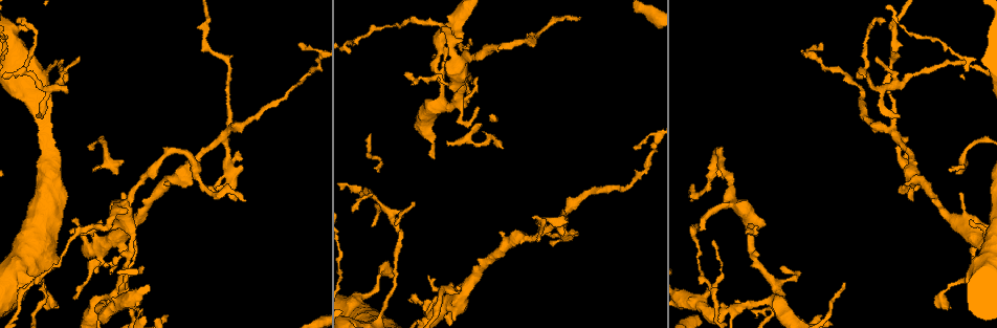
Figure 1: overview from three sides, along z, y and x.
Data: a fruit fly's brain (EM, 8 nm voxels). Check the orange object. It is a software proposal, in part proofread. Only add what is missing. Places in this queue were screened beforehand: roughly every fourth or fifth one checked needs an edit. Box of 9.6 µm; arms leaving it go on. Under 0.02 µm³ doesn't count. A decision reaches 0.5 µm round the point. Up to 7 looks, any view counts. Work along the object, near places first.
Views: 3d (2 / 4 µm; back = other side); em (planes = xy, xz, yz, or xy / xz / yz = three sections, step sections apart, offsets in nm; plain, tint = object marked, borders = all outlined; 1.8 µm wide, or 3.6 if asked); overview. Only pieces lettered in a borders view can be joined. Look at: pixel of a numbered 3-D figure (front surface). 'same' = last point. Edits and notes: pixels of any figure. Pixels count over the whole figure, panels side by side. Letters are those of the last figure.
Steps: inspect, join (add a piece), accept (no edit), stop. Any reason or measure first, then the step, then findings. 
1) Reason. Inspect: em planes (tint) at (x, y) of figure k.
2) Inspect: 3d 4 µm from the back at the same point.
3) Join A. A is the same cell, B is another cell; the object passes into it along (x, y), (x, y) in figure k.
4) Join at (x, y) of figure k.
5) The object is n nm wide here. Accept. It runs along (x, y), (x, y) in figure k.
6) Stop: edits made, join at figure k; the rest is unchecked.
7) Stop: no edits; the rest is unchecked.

Tapers out. Inspect: em xz step 8 (borders) at (458, 289) of figure 1.

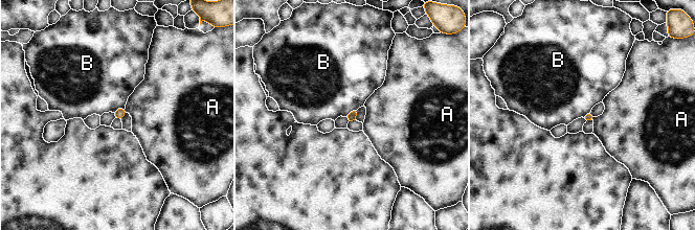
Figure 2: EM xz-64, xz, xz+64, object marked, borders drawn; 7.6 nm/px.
Inspect: em planes (borders) at the same point.

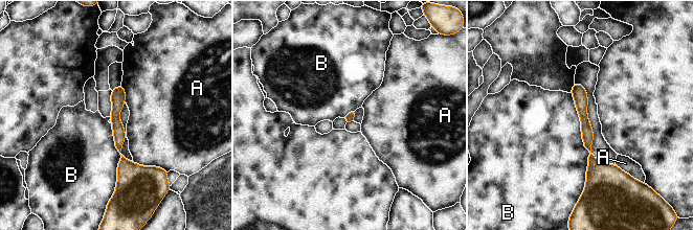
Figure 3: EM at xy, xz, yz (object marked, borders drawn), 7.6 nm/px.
Accept. A and B are other cells; a border runs along (571, 92), (589, 153), (584, 189) in figure 3; no lettered piece goes on from it.

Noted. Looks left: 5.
Free end. Inspect: em 3.6 µm planes (borders) at (390, 276) of figure 1.

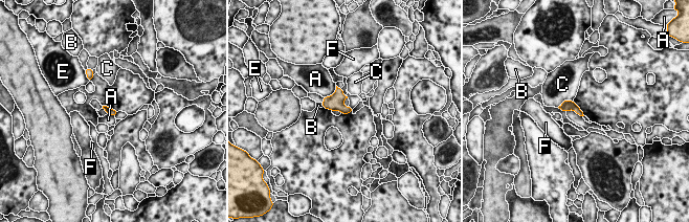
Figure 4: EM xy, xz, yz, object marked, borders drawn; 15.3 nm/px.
Accept. A, B, C, E and F are other cells; a border runs along (336, 86), (333, 93), (324, 97) in figure 4; no lettered piece goes on from it.

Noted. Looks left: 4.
Calibre changes. Inspect: em xy step 4 (borders) at (978, 68) of figure 1.

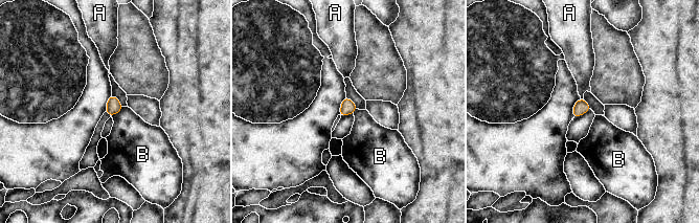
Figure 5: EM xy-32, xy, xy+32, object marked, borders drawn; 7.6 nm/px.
The object is 120 nm wide here. Accept. A and B are other cells; none of them fits.

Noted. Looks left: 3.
Stop: no edits; the rest is unchecked.

